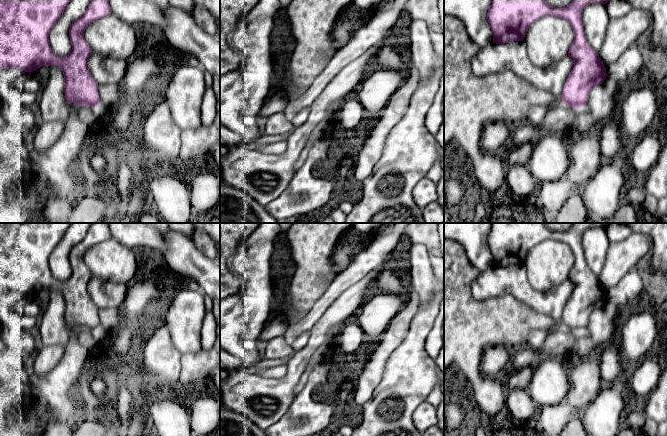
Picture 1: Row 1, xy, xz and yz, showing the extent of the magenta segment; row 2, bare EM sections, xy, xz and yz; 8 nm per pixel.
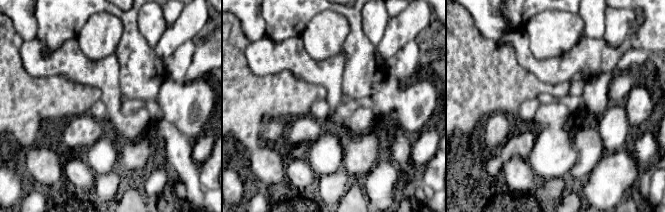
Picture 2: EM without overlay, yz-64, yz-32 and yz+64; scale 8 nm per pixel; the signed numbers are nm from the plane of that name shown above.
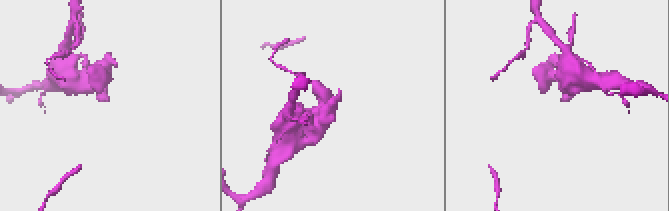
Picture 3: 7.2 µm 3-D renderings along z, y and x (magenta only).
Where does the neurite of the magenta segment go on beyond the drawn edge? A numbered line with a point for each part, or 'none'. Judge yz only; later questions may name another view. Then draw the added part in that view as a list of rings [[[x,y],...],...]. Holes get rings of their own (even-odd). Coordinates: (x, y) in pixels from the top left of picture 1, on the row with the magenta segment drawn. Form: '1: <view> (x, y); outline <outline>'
none

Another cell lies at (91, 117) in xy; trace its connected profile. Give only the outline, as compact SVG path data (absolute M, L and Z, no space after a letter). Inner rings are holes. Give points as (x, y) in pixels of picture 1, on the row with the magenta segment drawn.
M79 106L78 117L94 130L101 123L101 114L97 112L95 107Z

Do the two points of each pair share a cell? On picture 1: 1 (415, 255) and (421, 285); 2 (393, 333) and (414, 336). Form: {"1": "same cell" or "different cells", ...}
{"1": "same cell", "2": "different cells"}

